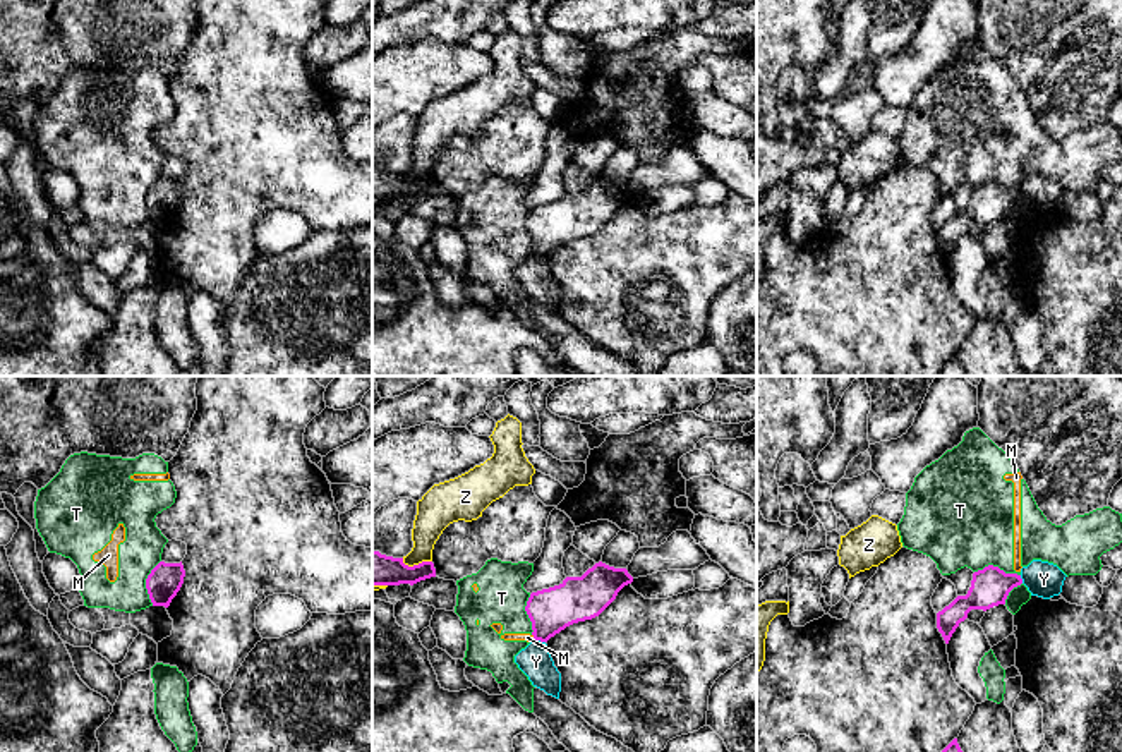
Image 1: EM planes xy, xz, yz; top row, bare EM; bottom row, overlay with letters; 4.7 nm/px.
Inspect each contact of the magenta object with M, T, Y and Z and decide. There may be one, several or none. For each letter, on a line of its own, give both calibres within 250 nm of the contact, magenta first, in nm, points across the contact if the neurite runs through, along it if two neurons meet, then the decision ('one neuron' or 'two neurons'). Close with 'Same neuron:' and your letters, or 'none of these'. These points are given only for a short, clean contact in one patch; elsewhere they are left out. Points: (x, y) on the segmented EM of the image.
M: calibres 220 and 40 nm; border xz (532, 634), (534, 639); two neurons
T: calibres 180 and 420 nm; two neurons
Y: calibres 220 and 150 nm; border xz (534, 639), (544, 642); two neurons
Z: calibres 160 and 160 nm; two neurons
Same neuron: none of these

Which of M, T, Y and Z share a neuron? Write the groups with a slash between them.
M T / Y / Z

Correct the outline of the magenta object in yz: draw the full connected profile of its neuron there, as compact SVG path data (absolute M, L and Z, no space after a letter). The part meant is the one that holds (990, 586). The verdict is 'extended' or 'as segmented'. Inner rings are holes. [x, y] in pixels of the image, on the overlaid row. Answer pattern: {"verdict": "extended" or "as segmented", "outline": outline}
{"verdict": "as segmented", "outline": "M988 565L973 573L971 587L966 596L957 596L949 606L937 613L937 628L945 644L971 609L990 609L1005 604L1009 592L1021 585L1017 573L1005 573L998 567Z"}

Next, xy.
{"verdict": "as segmented", "outline": "M160 561L146 579L146 589L153 606L168 608L184 584L185 570L180 563Z"}

